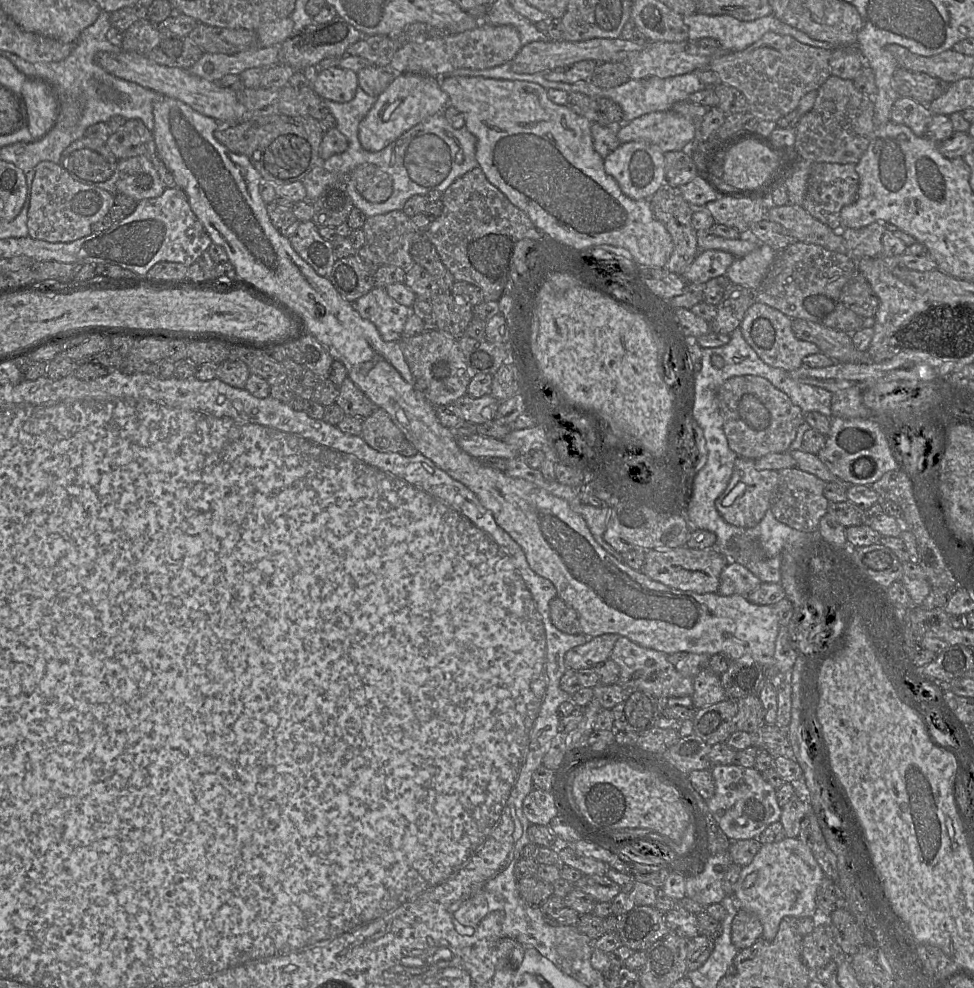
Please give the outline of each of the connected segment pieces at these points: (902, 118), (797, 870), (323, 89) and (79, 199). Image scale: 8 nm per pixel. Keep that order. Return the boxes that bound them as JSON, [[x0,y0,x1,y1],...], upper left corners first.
[[891,97,953,143],[734,838,825,941],[311,67,358,102],[27,161,115,243]]

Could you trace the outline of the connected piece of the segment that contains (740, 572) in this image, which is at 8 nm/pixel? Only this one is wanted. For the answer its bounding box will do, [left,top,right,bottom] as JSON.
[718,561,762,596]

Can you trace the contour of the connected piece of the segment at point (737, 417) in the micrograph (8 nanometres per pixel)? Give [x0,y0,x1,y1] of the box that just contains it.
[717,376,805,459]

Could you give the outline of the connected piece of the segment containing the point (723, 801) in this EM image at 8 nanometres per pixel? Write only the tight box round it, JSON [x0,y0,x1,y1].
[706,764,780,841]

